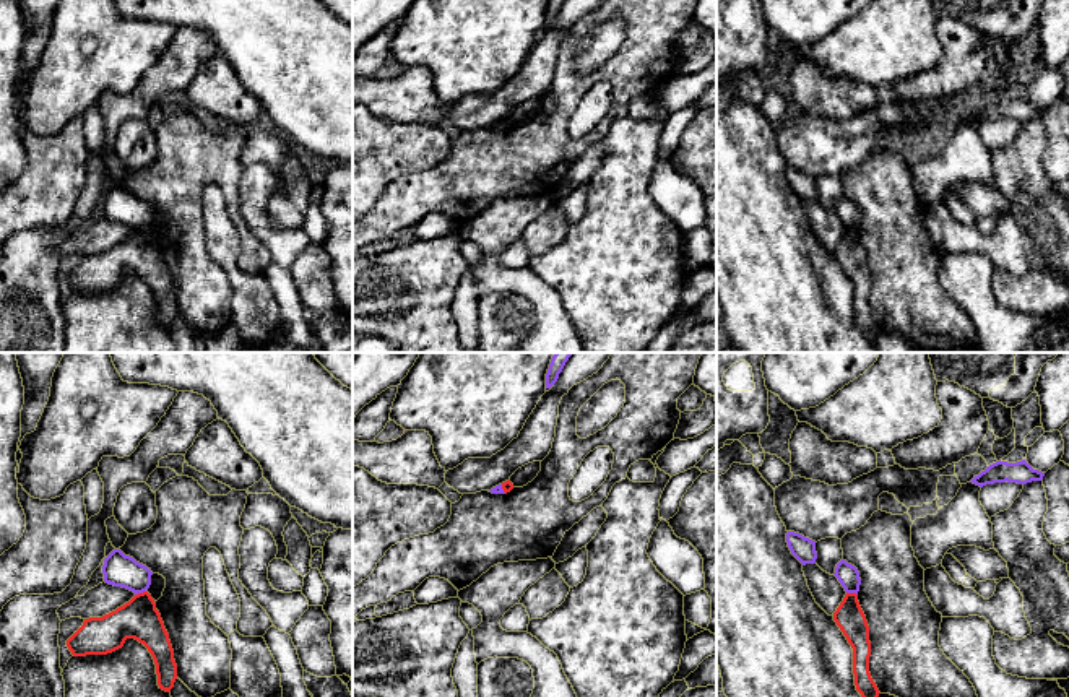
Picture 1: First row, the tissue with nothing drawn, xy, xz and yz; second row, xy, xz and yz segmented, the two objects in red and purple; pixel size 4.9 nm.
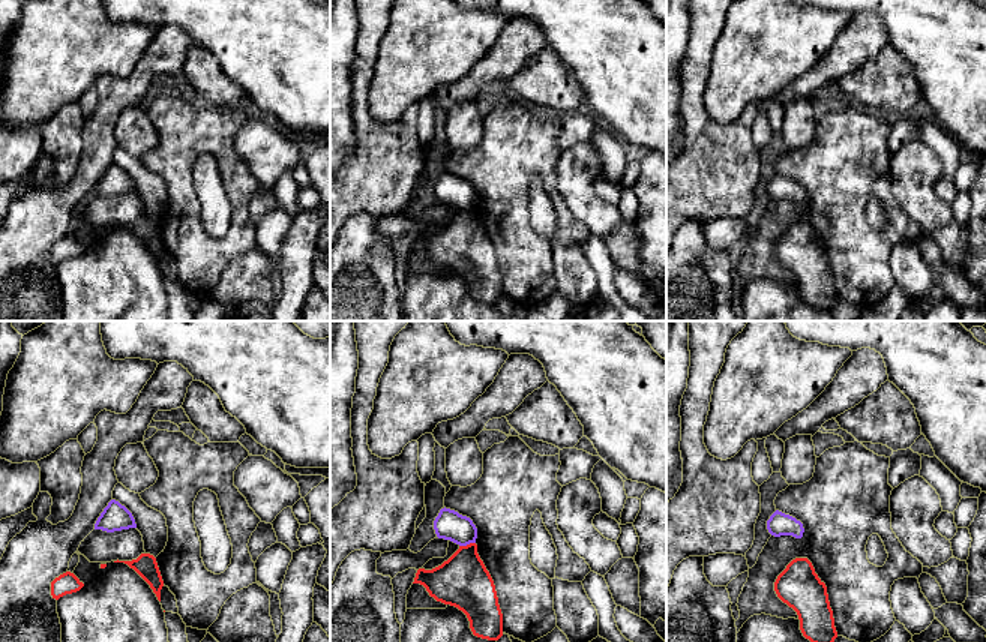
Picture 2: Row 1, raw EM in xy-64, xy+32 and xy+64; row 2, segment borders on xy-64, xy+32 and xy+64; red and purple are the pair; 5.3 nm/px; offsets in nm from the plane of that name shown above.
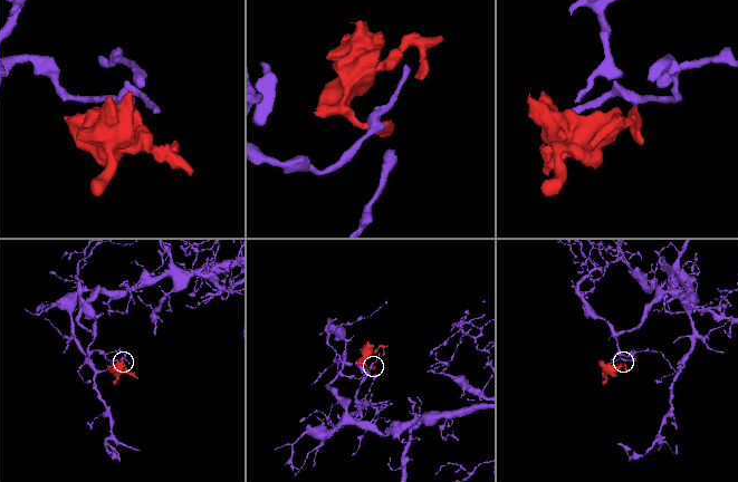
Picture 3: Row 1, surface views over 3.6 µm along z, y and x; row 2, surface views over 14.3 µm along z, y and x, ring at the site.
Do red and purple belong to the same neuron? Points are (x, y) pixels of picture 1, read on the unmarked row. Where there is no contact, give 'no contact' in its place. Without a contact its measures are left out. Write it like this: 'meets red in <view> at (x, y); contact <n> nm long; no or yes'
meets red in xy at (140, 229); contact 60 nm long; no

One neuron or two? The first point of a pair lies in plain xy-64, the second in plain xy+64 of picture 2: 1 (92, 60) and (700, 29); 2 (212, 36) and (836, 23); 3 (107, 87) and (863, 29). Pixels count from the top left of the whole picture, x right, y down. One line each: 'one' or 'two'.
1: two
2: two
3: one

